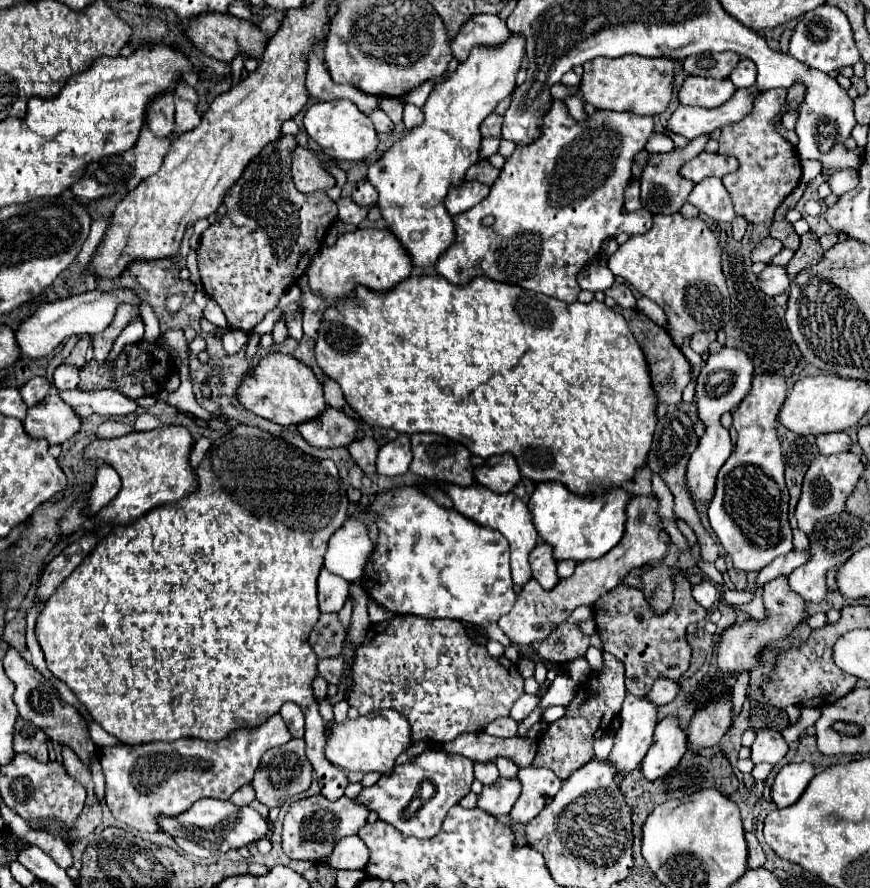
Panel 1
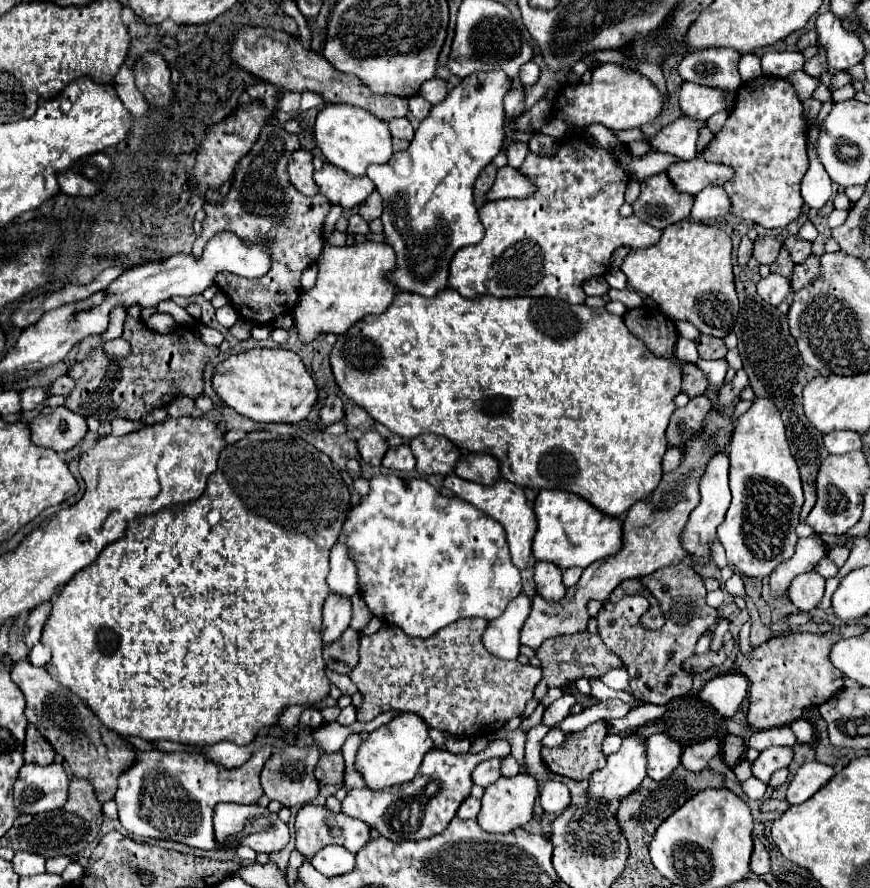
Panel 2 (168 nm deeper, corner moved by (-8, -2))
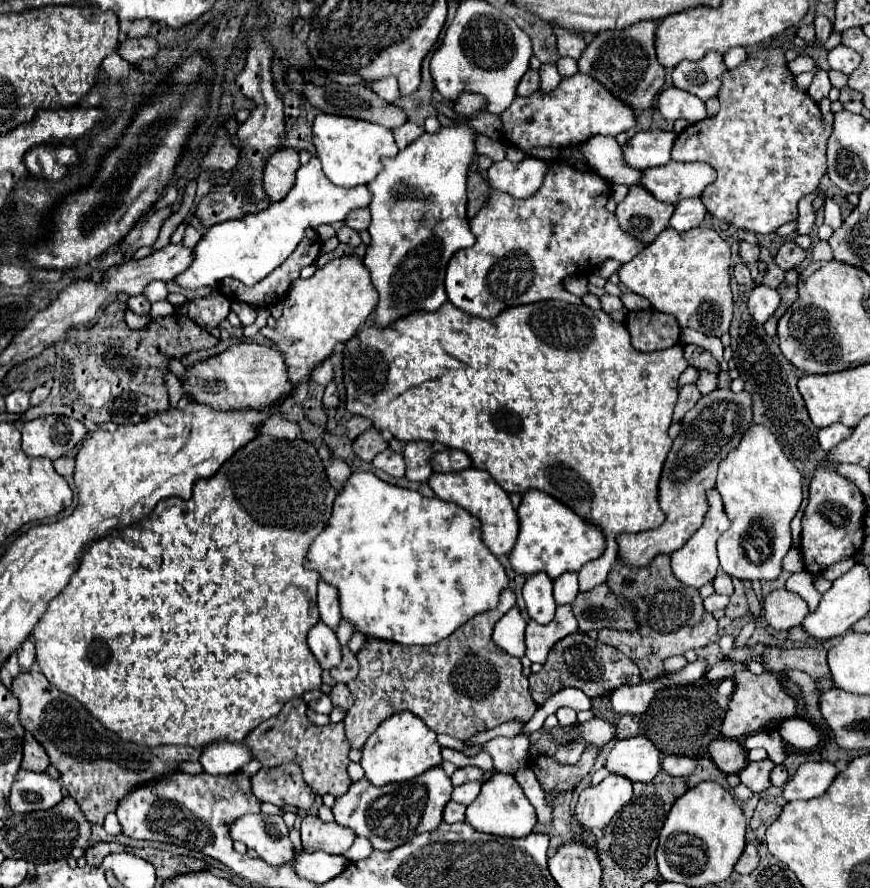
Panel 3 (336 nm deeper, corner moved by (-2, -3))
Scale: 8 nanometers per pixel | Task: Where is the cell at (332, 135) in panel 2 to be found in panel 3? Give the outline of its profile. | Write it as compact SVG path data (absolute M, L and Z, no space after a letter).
M320 113L314 119L312 135L314 135L316 153L322 161L322 171L338 187L356 187L356 185L370 183L382 169L380 159L394 157L398 153L390 129L362 119Z

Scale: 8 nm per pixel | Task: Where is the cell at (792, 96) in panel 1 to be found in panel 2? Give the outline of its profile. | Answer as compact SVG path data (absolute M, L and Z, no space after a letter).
M820 54L812 56L812 58L804 64L804 72L806 72L808 76L814 76L814 78L820 78L822 72L826 72L826 70L828 70L828 64L826 64L824 56L820 56Z

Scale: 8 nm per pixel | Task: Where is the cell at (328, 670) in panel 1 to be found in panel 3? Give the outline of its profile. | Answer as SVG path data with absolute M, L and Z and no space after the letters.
M336 683L330 691L330 699L334 707L340 707L344 711L348 711L352 707L352 693L348 691L348 687L344 683Z

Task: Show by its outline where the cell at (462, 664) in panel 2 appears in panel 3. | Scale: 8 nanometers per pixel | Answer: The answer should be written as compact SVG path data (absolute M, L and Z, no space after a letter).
M504 589L500 595L498 609L480 613L478 617L472 617L458 629L458 633L452 633L446 641L430 647L402 647L386 641L366 641L362 651L358 653L360 661L360 673L356 679L348 683L348 689L354 697L352 709L344 717L346 725L346 739L352 749L362 749L366 739L378 729L378 725L392 717L398 711L412 711L418 717L424 719L424 723L436 731L446 733L450 737L456 737L460 741L466 741L486 729L494 729L506 721L520 721L526 723L532 719L536 711L536 703L532 695L528 693L528 679L522 675L522 663L516 657L510 657L498 649L492 641L492 629L496 621L508 613L506 609L512 609L516 605L516 597L512 589Z

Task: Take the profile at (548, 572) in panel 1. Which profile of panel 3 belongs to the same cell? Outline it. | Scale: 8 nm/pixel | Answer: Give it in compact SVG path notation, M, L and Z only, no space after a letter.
M536 573L534 577L526 579L522 597L530 619L534 619L540 625L546 625L554 619L556 603L552 597L552 581L544 573Z

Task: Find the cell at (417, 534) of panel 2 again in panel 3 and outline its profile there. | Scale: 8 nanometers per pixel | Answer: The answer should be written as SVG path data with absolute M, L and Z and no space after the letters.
M356 471L346 479L342 491L336 495L334 509L332 509L328 523L324 525L322 533L312 541L312 545L308 549L304 567L318 571L320 581L326 581L338 589L342 619L348 621L356 633L364 635L366 639L382 639L382 641L392 641L392 643L400 643L400 645L432 645L432 643L438 643L438 641L450 637L460 625L464 625L474 615L484 613L486 609L494 609L498 605L498 597L500 597L502 589L508 587L508 577L506 577L504 567L490 553L490 549L486 549L486 545L482 545L482 541L478 541L478 521L474 521L474 517L470 517L470 513L466 513L466 509L462 509L454 503L446 503L436 497L426 499L418 491L390 485L368 471Z

